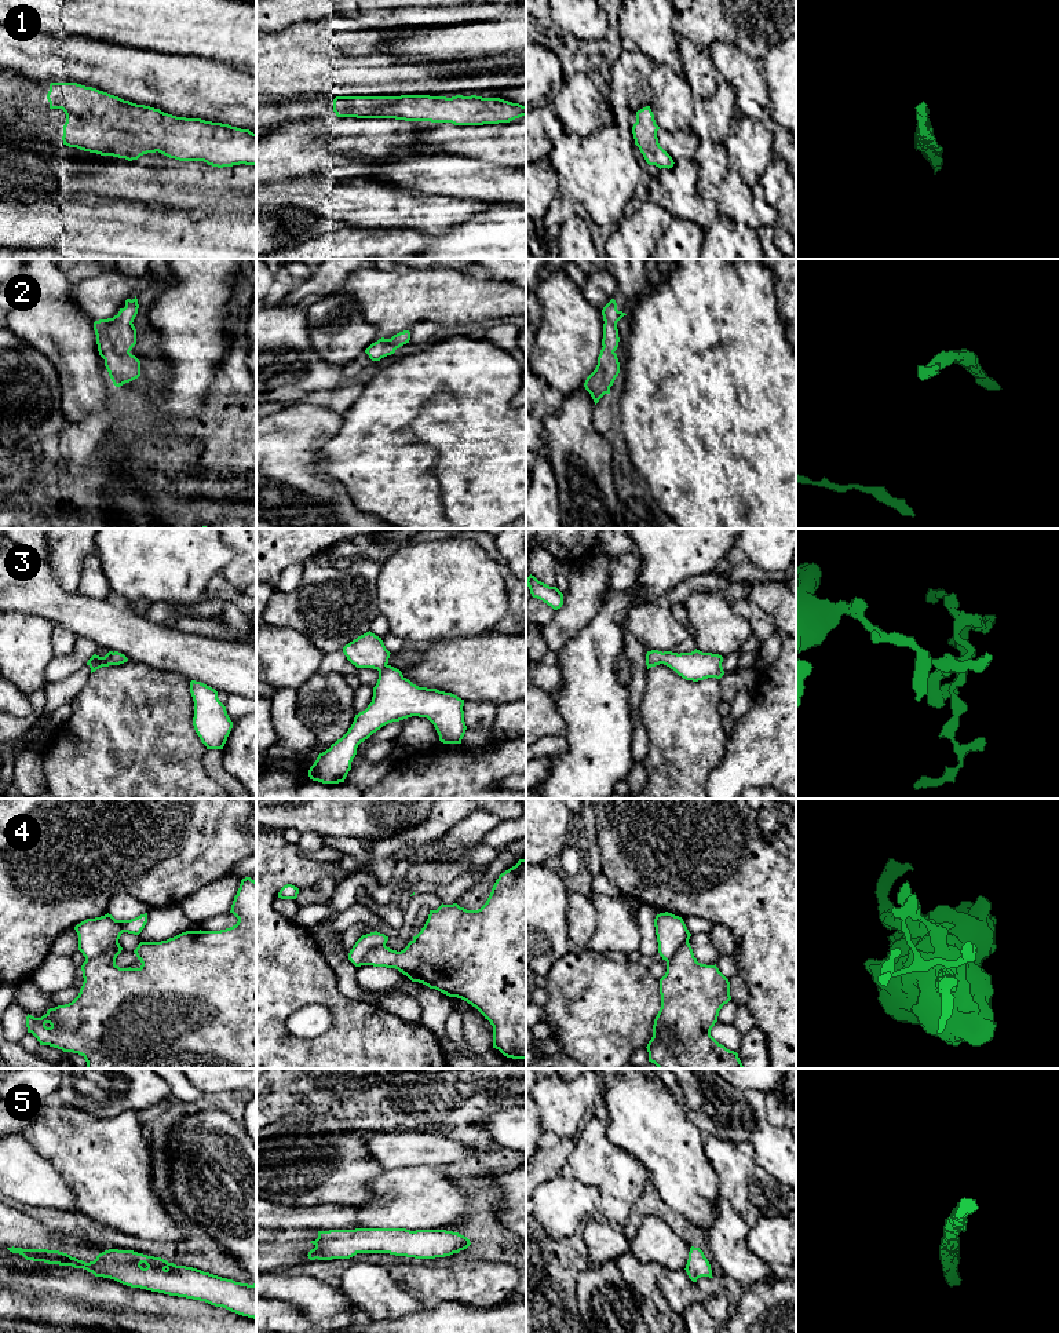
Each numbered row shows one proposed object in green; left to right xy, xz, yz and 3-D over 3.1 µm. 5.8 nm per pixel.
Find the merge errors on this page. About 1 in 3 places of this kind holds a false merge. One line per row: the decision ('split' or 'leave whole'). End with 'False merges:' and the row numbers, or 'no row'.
1: leave whole
2: leave whole
3: leave whole
4: split
5: leave whole
False merges: 4

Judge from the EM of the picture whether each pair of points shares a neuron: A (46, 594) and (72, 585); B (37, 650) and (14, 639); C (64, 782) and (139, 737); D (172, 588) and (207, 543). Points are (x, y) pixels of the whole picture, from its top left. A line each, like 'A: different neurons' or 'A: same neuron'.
A: different neurons
B: same neuron
C: same neuron
D: same neuron

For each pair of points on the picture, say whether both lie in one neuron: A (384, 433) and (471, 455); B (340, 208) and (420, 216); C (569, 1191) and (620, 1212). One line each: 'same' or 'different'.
A: same
B: same
C: different

